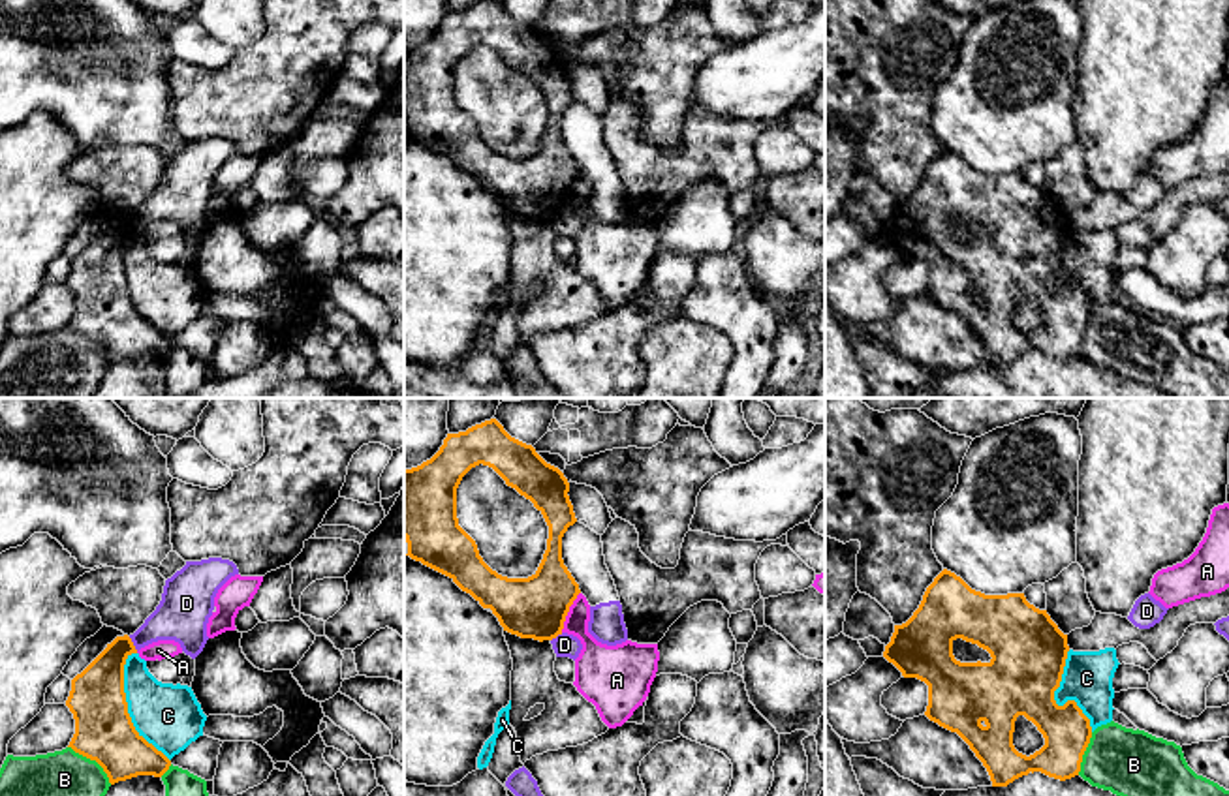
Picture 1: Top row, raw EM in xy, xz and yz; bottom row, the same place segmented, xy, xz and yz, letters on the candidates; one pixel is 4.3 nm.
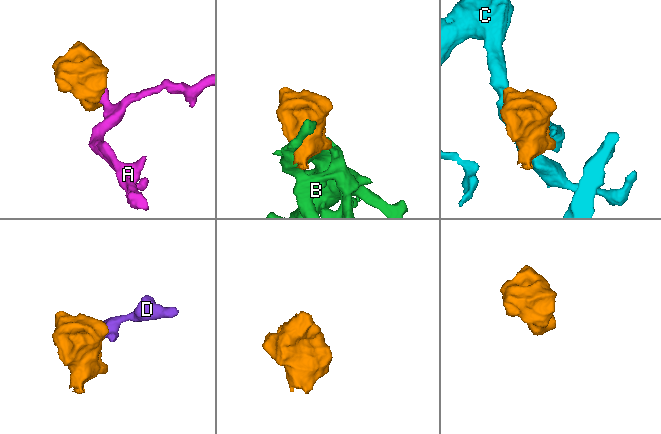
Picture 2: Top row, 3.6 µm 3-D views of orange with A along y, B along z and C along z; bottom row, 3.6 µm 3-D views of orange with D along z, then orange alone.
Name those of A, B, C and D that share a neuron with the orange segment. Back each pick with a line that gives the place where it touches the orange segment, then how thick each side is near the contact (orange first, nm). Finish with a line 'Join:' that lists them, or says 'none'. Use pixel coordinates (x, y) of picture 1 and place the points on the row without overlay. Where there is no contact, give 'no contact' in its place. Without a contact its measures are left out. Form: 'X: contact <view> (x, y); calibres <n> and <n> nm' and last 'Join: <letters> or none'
Join: none

